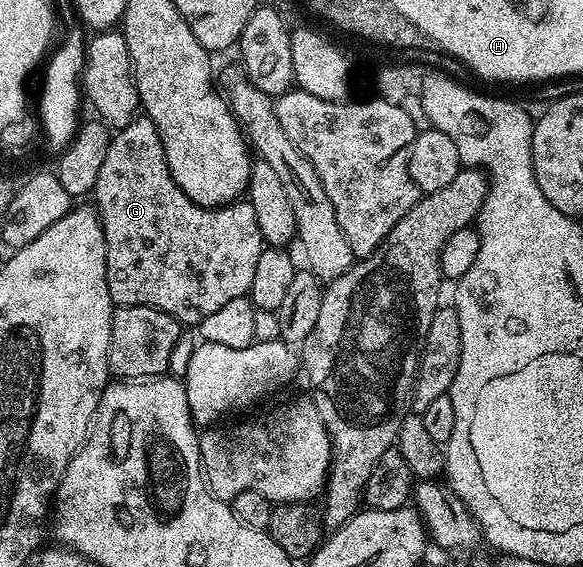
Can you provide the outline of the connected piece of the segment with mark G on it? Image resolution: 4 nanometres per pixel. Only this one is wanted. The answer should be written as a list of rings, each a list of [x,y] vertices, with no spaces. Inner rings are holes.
[[[139,116],[111,137],[108,156],[104,156],[100,176],[96,176],[93,198],[104,228],[108,292],[115,307],[156,308],[168,312],[178,323],[194,328],[223,304],[249,295],[252,275],[264,248],[254,205],[248,200],[235,200],[224,206],[201,206],[188,200],[176,180],[172,180],[172,172],[168,172],[164,144],[150,118]]]

